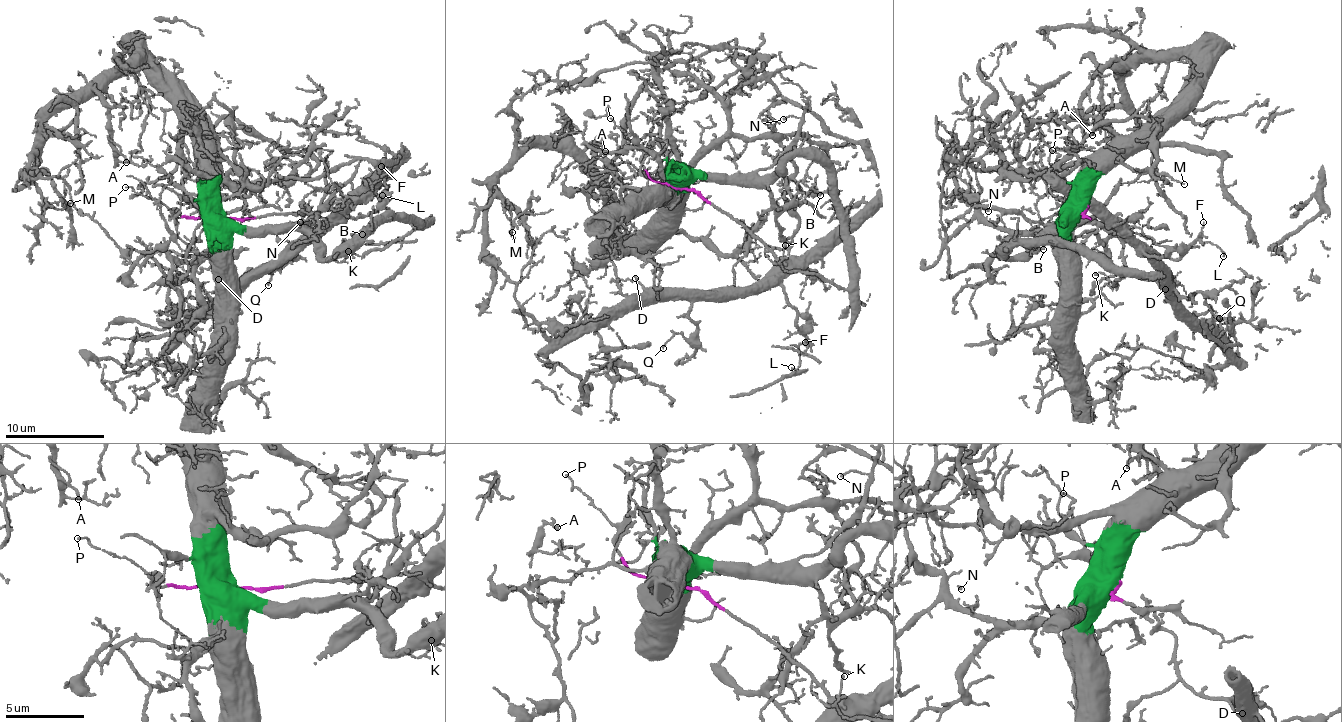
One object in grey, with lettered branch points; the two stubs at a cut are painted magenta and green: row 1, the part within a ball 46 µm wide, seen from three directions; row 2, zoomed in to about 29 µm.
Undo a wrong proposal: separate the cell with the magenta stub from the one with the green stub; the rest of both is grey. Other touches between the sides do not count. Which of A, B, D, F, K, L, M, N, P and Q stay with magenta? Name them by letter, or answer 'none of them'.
D, F, L, P, Q

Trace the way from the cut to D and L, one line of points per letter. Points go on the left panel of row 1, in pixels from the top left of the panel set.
D: (217, 215), (236, 218), (333, 209), (335, 214), (322, 227), (294, 242), (277, 257), (235, 281), (218, 280)
L: (217, 215), (242, 218), (340, 208), (355, 218), (373, 212), (386, 197), (383, 184), (386, 189), (381, 196)

